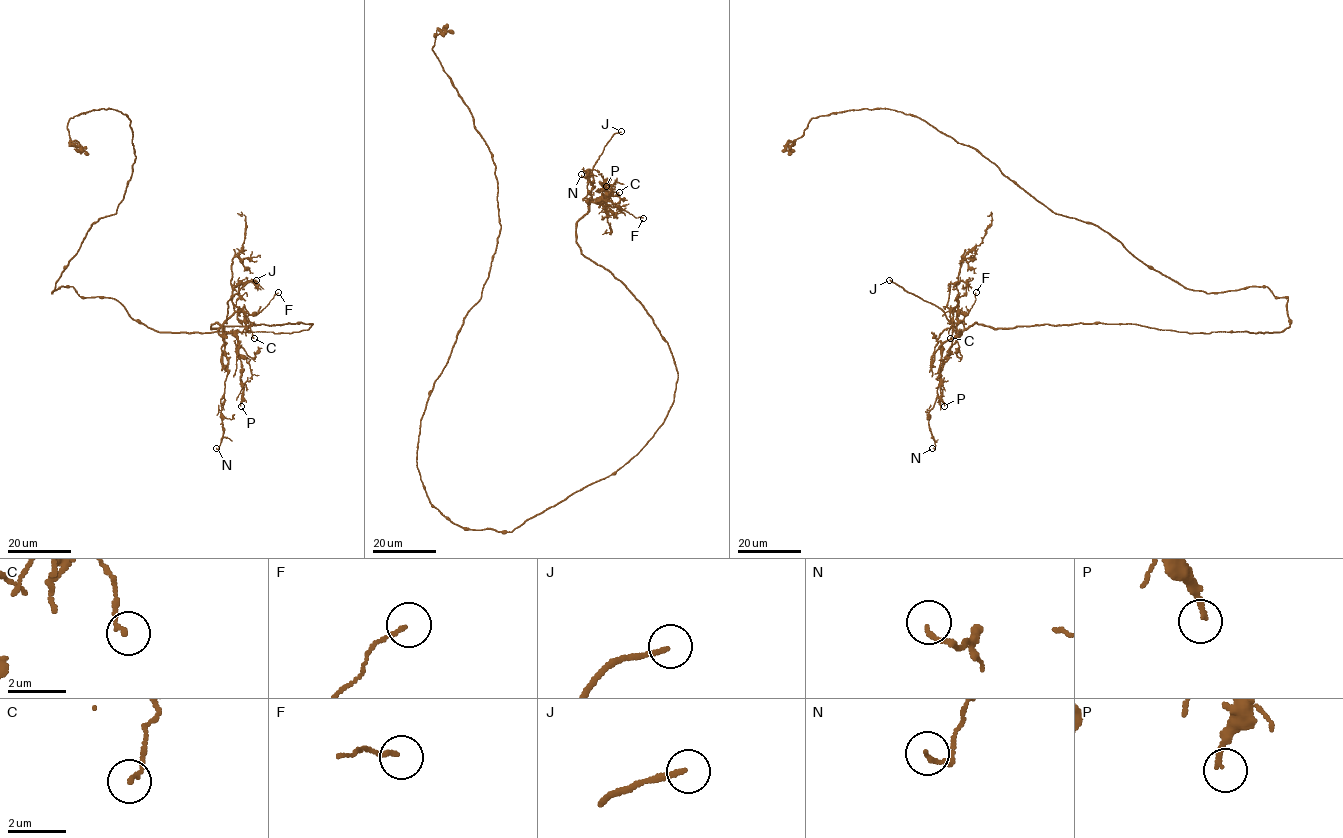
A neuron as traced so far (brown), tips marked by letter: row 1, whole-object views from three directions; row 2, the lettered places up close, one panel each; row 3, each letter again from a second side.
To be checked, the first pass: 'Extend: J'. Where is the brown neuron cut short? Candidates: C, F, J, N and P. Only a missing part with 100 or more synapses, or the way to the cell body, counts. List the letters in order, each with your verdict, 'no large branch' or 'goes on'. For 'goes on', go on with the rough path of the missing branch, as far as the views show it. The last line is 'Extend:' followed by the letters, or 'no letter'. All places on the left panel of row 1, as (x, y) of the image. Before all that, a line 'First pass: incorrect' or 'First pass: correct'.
First pass: correct
C: no large branch
F: no large branch
J: goes on | (256, 280), (261, 275), (256, 269), (256, 248), (248, 206)
N: no large branch
P: no large branch
Extend: J

